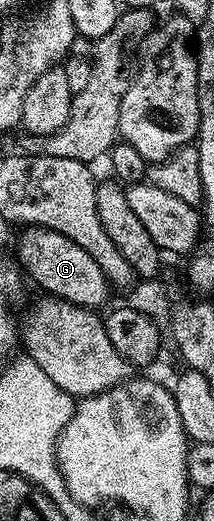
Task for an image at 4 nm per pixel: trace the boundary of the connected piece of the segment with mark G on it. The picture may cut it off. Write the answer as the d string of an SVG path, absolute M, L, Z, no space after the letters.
M28 226L27 231L19 239L19 259L17 263L24 272L31 274L31 279L40 287L40 292L54 295L57 299L64 299L78 307L99 309L107 299L107 294L113 291L107 282L105 273L101 273L101 265L81 249L74 241L69 241L56 231L48 227Z

